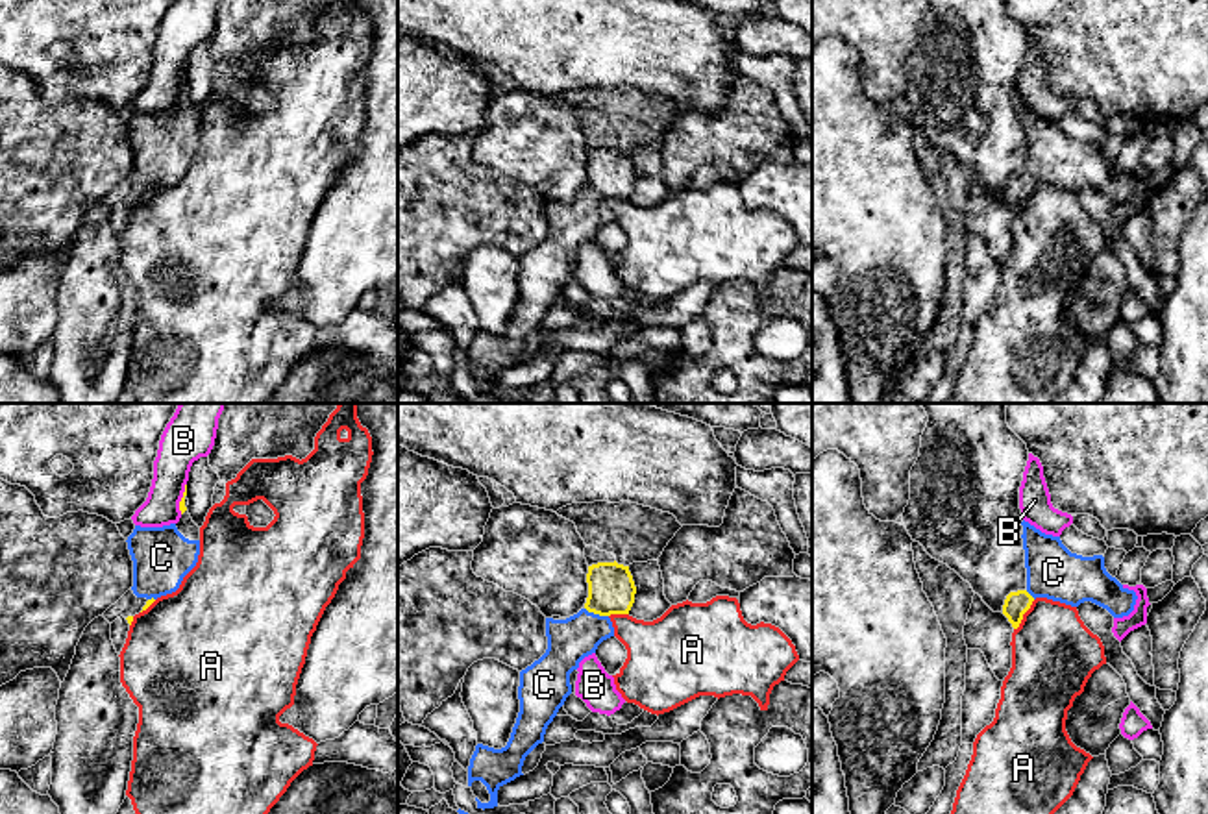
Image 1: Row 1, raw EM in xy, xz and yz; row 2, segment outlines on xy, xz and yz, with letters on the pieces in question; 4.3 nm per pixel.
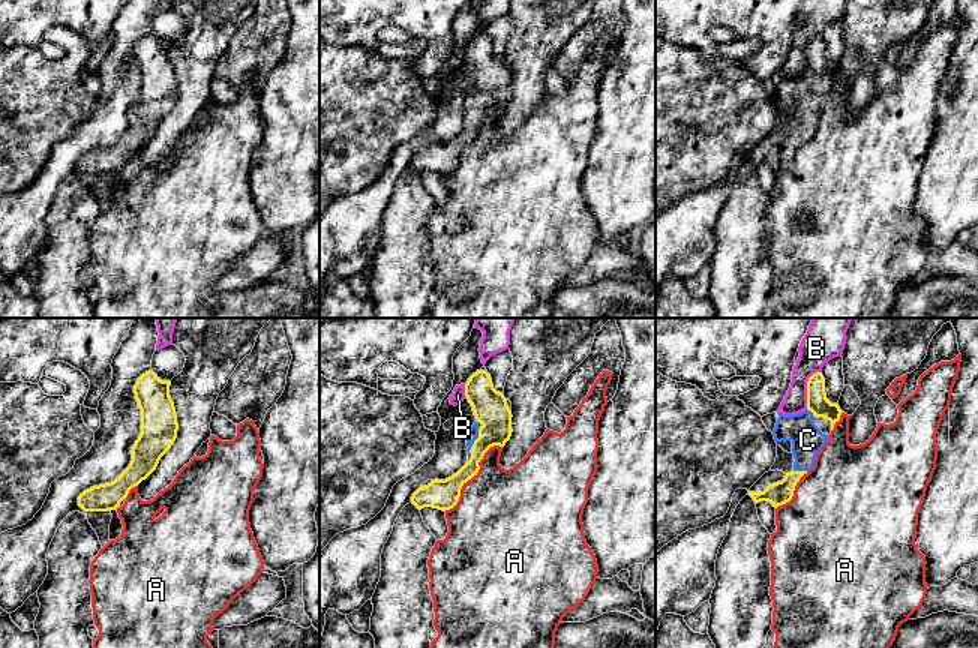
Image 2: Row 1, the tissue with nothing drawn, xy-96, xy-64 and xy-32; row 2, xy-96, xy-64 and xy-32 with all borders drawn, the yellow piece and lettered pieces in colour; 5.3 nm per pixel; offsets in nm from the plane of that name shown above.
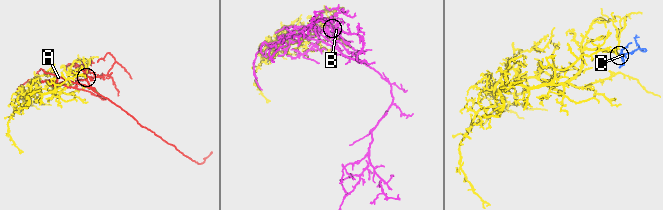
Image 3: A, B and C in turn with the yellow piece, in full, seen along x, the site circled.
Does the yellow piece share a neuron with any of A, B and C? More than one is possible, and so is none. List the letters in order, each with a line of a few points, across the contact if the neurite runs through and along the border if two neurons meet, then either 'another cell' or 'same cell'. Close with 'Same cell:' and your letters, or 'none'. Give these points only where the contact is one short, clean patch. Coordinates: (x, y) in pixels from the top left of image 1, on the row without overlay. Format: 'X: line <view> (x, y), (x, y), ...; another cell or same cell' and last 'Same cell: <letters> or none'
A: another cell
B: another cell
C: line xz (611, 174), (596, 198), (570, 226); same cell
Same cell: C

